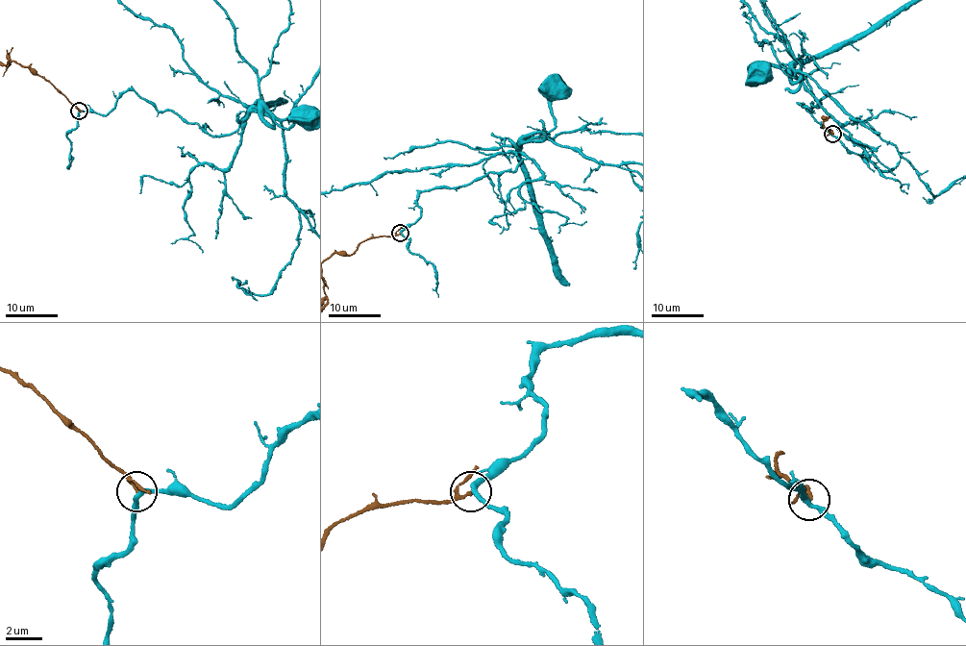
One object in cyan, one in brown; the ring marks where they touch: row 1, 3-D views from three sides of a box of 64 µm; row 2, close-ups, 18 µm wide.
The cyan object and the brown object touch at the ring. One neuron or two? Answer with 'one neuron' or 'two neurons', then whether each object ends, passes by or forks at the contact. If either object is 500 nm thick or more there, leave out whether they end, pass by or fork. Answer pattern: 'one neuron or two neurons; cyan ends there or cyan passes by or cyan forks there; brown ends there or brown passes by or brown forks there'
two neurons; cyan passes by; brown passes by

